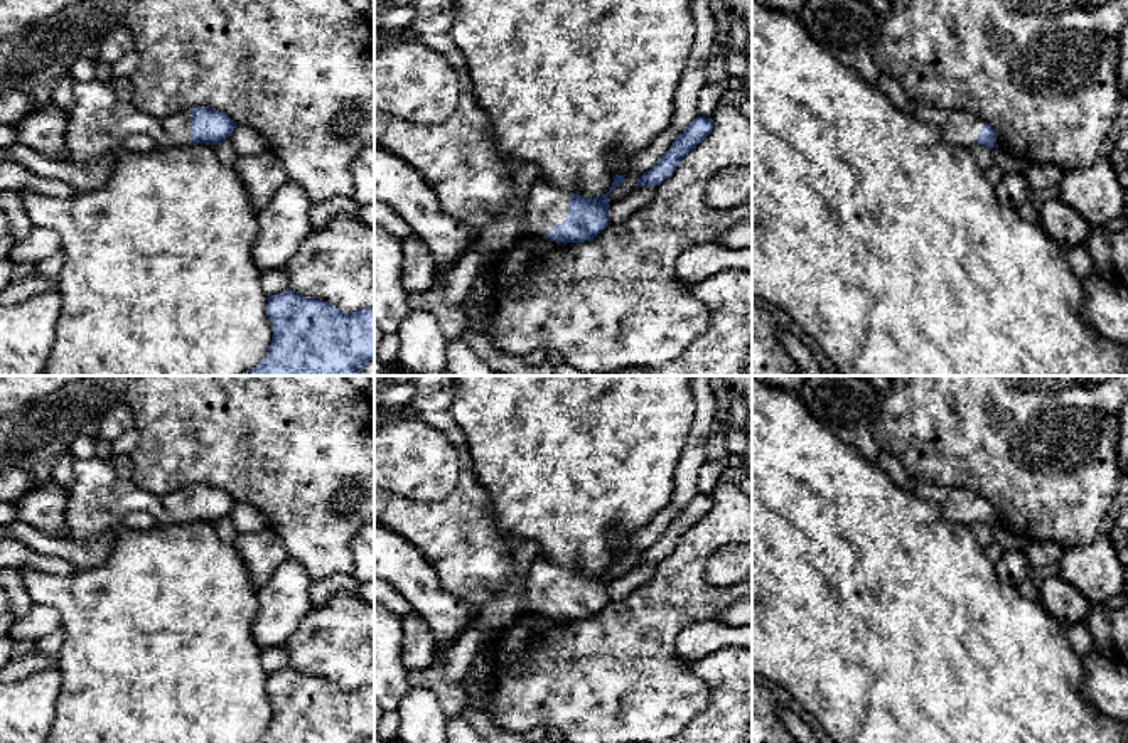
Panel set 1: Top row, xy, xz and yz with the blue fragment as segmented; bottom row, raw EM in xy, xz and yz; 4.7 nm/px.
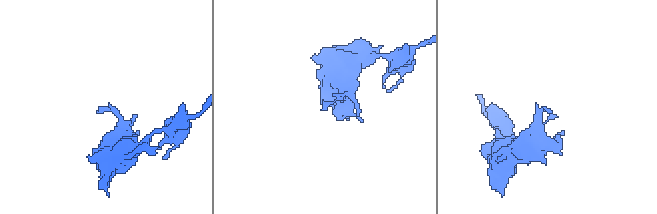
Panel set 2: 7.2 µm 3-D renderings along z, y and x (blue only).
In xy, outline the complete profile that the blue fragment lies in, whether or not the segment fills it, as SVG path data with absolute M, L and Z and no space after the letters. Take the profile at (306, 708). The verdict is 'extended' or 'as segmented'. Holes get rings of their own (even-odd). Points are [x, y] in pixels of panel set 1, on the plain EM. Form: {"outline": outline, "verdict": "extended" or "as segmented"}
{"outline": "M292 667L268 674L273 718L260 743L366 743L374 738L374 684L352 691Z", "verdict": "as segmented"}

